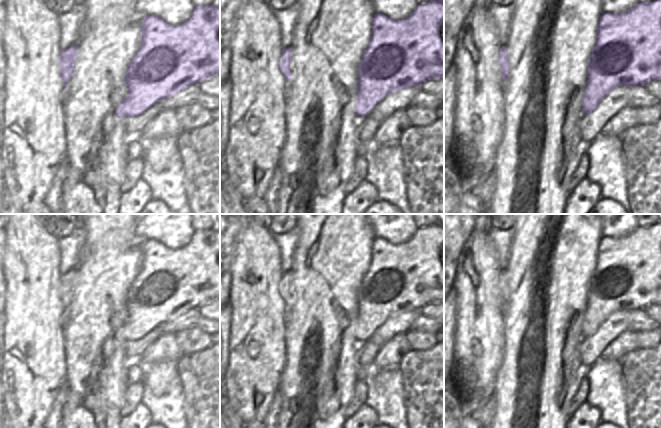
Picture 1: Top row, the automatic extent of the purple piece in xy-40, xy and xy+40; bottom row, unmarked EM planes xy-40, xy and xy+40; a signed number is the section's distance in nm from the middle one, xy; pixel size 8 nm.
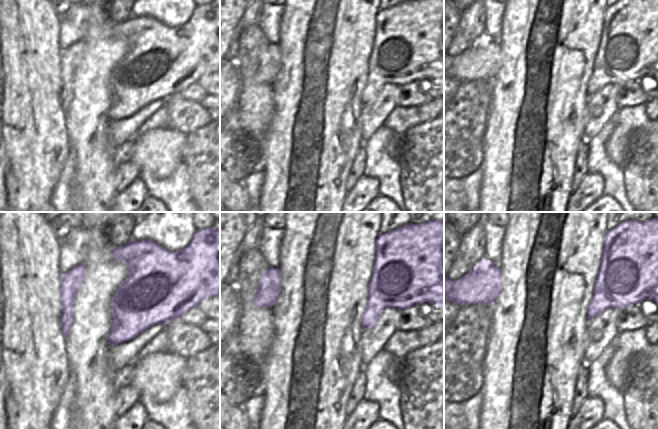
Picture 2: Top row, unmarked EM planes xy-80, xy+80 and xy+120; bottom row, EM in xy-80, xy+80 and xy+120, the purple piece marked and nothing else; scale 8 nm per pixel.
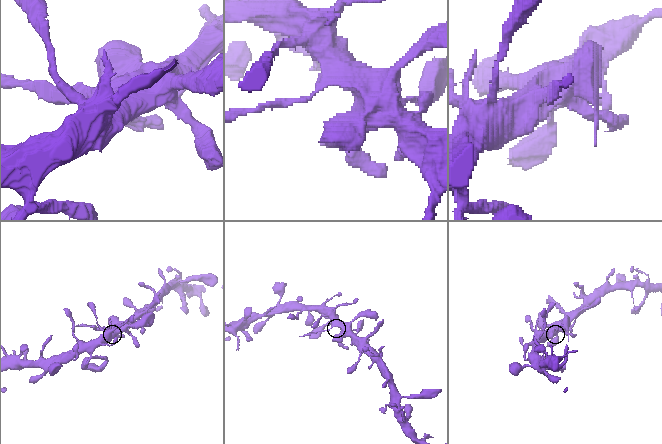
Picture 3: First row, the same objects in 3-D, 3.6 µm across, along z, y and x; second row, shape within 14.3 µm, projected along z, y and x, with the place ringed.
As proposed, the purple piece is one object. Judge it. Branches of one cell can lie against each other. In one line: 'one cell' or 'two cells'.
two cells

